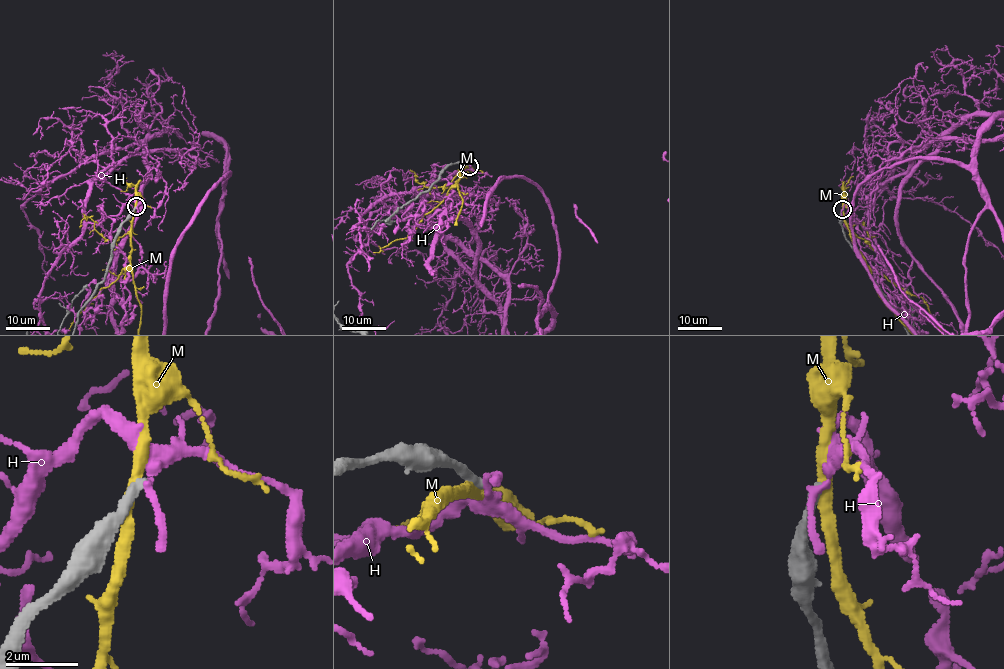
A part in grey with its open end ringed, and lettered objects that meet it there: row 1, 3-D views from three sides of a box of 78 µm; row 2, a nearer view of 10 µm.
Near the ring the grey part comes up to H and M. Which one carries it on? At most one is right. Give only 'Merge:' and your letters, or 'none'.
Merge: none

